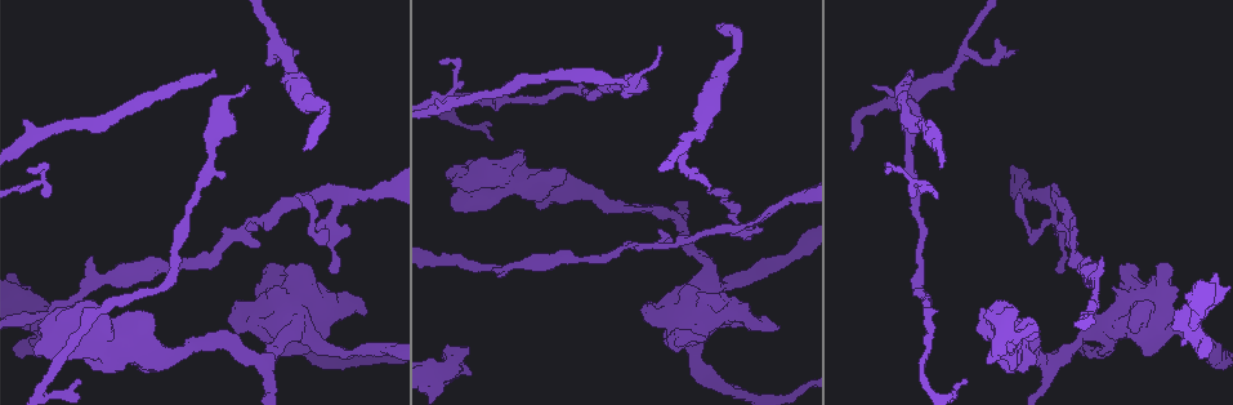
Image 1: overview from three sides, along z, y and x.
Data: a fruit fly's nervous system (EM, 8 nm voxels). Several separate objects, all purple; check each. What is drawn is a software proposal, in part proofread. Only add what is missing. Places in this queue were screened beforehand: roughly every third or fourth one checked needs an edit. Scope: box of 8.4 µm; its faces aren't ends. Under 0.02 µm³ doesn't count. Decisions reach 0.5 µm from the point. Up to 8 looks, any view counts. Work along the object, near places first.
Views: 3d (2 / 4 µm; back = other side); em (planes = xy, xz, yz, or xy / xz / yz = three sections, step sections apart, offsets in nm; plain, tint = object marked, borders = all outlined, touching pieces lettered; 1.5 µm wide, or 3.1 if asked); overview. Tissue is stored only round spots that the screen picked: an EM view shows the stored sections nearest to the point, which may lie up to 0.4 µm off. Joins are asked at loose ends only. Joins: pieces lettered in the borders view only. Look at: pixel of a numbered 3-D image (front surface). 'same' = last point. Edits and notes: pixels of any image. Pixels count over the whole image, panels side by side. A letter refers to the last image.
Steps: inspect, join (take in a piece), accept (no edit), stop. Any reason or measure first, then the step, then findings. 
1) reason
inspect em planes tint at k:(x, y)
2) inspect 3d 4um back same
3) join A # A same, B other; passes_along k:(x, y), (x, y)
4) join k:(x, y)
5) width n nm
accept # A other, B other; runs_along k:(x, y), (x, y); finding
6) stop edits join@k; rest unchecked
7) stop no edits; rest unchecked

thick end
inspect 3d 2um back at 1:(452, 175)

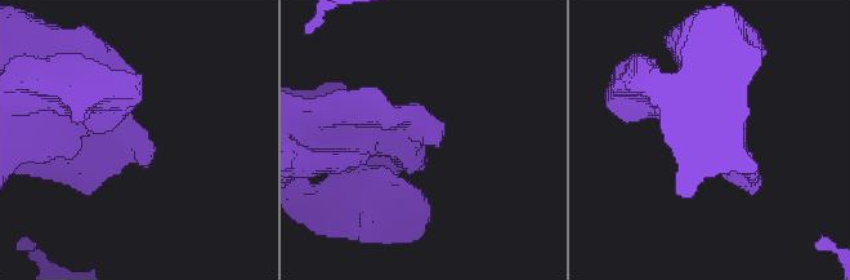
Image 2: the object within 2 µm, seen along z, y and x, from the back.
shape alone is not enough
inspect em planes borders at 2:(433, 138)

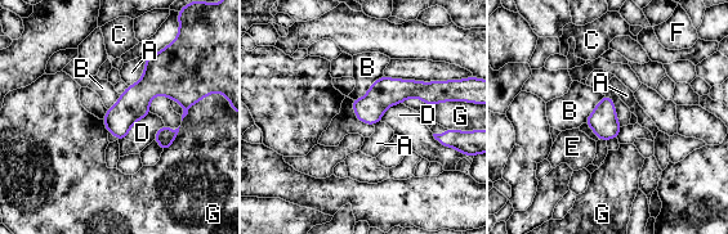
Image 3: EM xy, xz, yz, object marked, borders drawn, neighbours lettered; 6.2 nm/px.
accept # A other, B other, C other, D other, E other, F other, G other; border 3:(147, 55), (143, 75), (128, 86); none of them fits

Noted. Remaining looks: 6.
branch stops here
inspect 3d 4um at 1:(1018, 50)

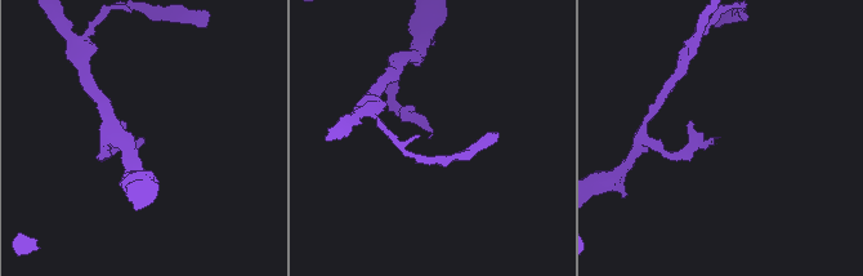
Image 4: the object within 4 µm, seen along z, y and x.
need the tissue
inspect em xz step 8 tint at 4:(144, 138)

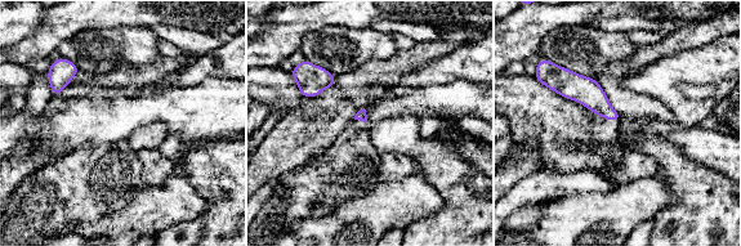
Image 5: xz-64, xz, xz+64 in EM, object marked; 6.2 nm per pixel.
inspect em planes borders same

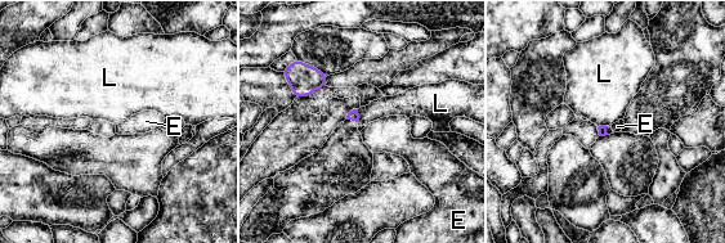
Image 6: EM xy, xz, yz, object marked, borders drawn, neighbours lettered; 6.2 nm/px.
longest_contact L 90 nm
accept # E other, L other; no lettered piece goes on from it

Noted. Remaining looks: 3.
an open end
inspect 3d 4um at 1:(853, 149)

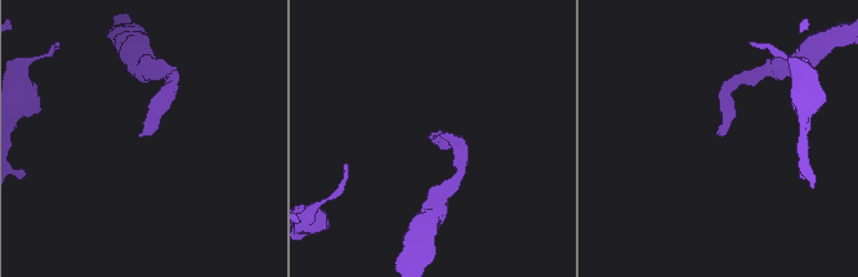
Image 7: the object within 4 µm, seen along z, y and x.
shape alone is not enough
inspect em xy step 8 borders at 7:(426, 135)

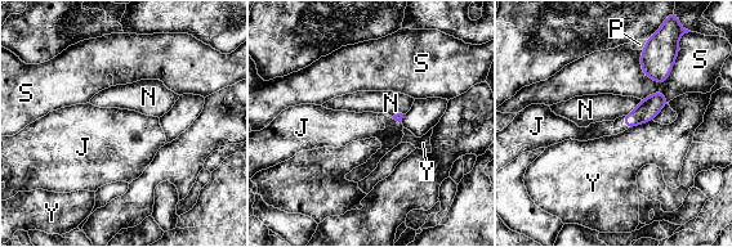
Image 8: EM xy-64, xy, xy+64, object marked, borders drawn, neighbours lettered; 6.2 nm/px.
cut it another way
inspect em planes borders same

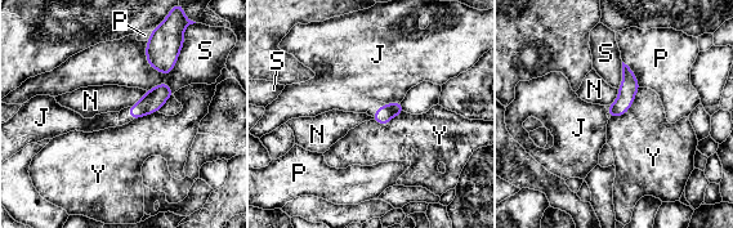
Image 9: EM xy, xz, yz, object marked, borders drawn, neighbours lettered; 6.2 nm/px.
width 100 nm
join J # J same, N other, P other, S other, Y other; the neuron continues

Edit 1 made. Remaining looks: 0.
stop edits join@9; rest unchecked

